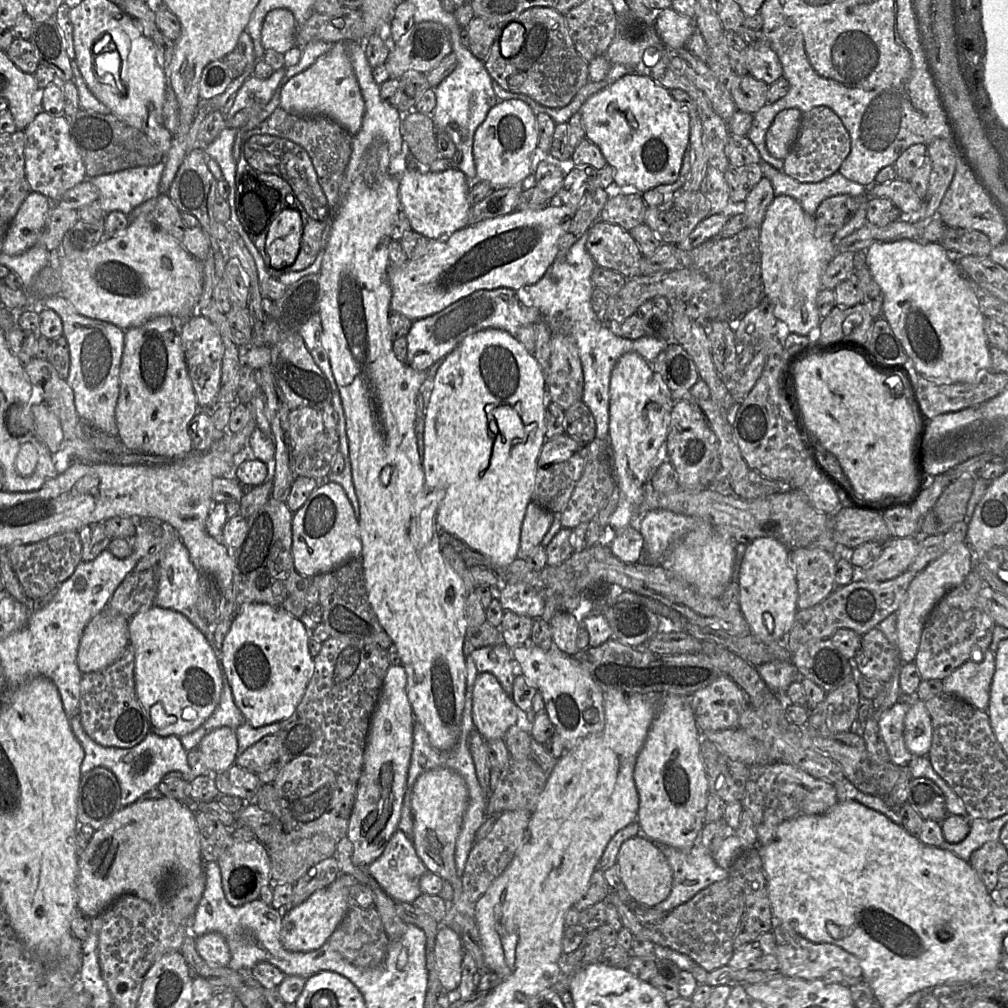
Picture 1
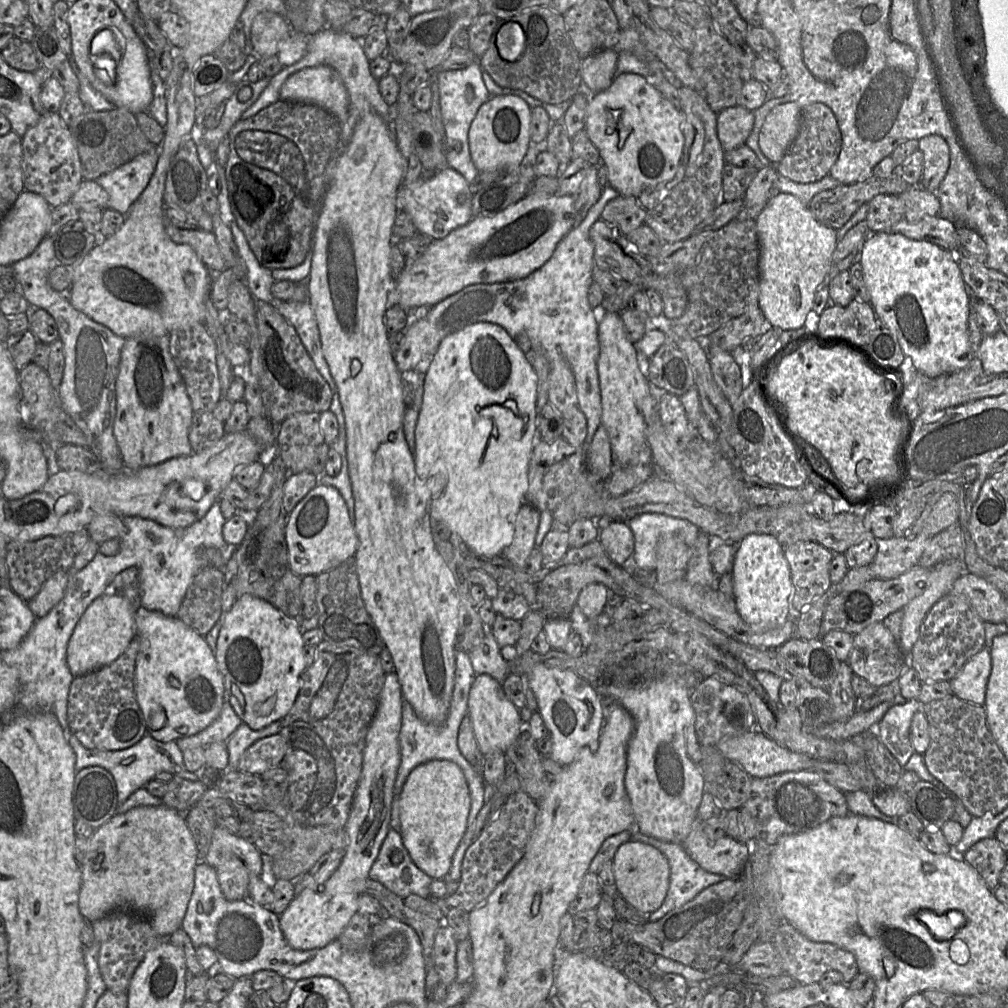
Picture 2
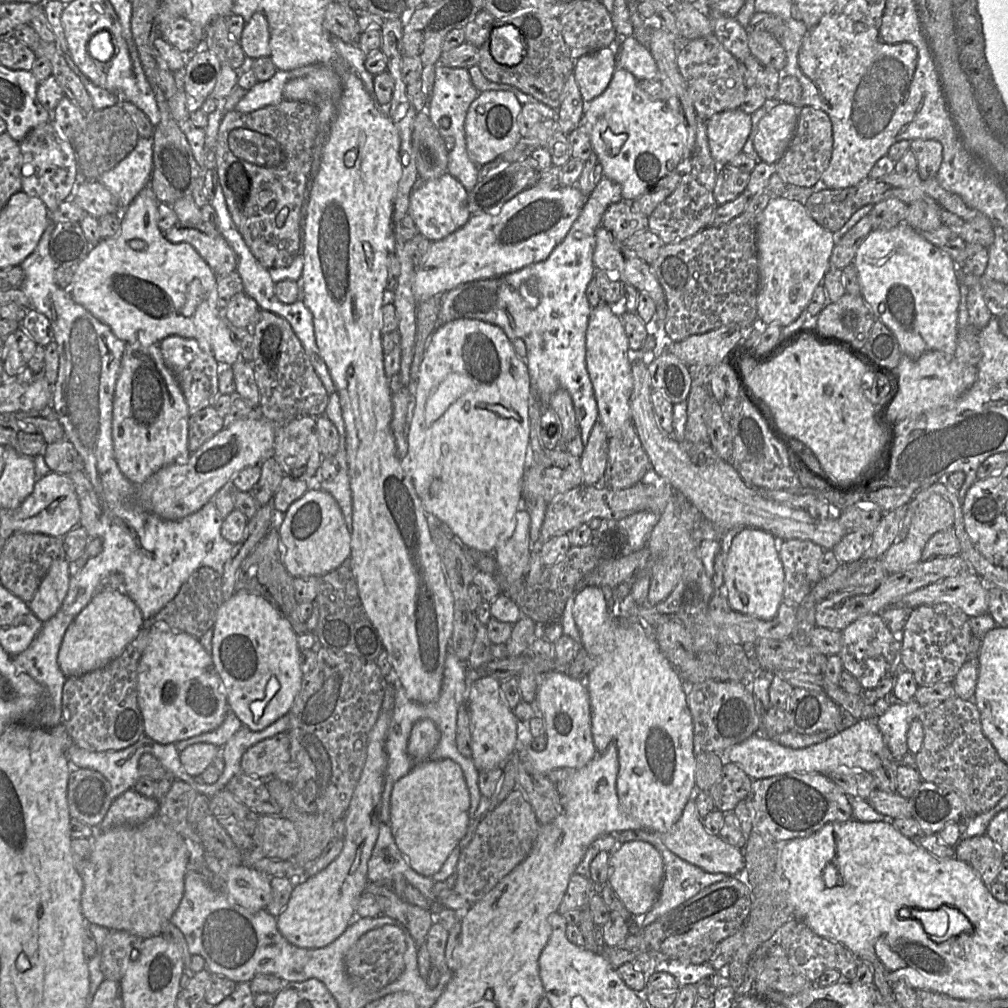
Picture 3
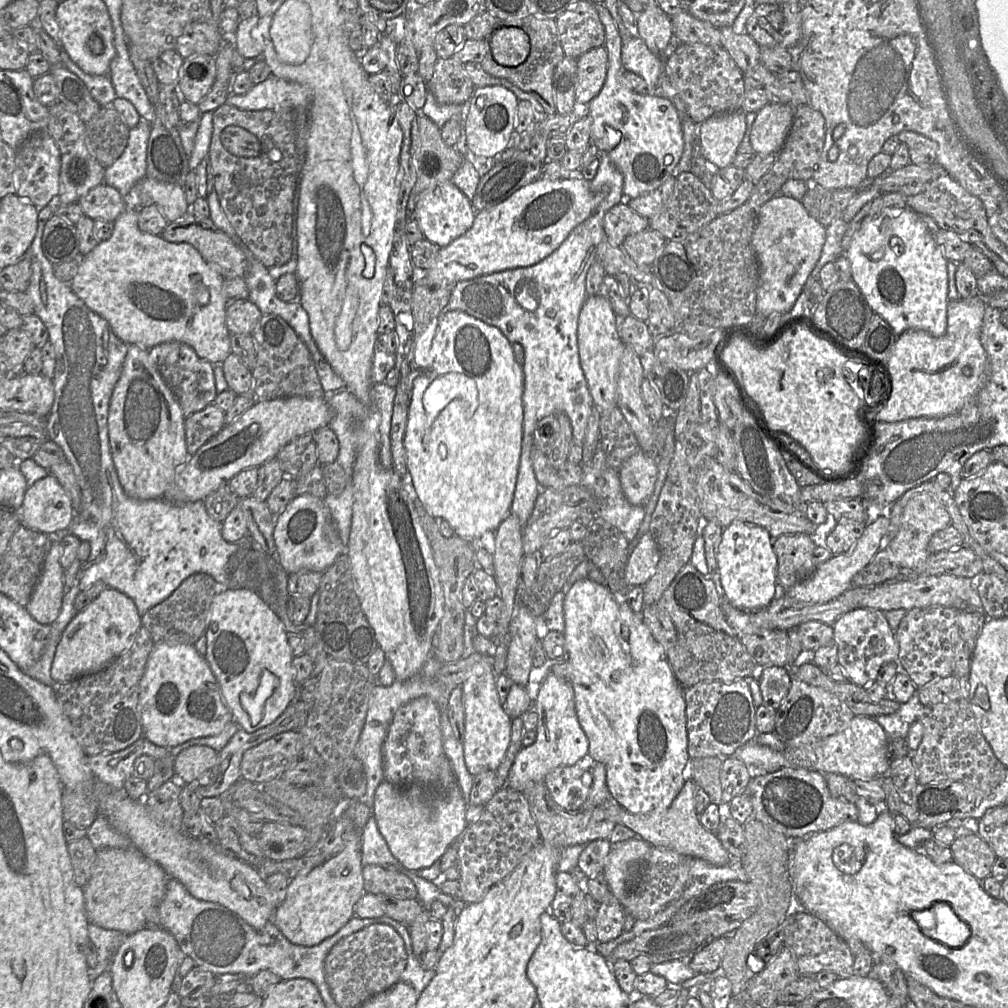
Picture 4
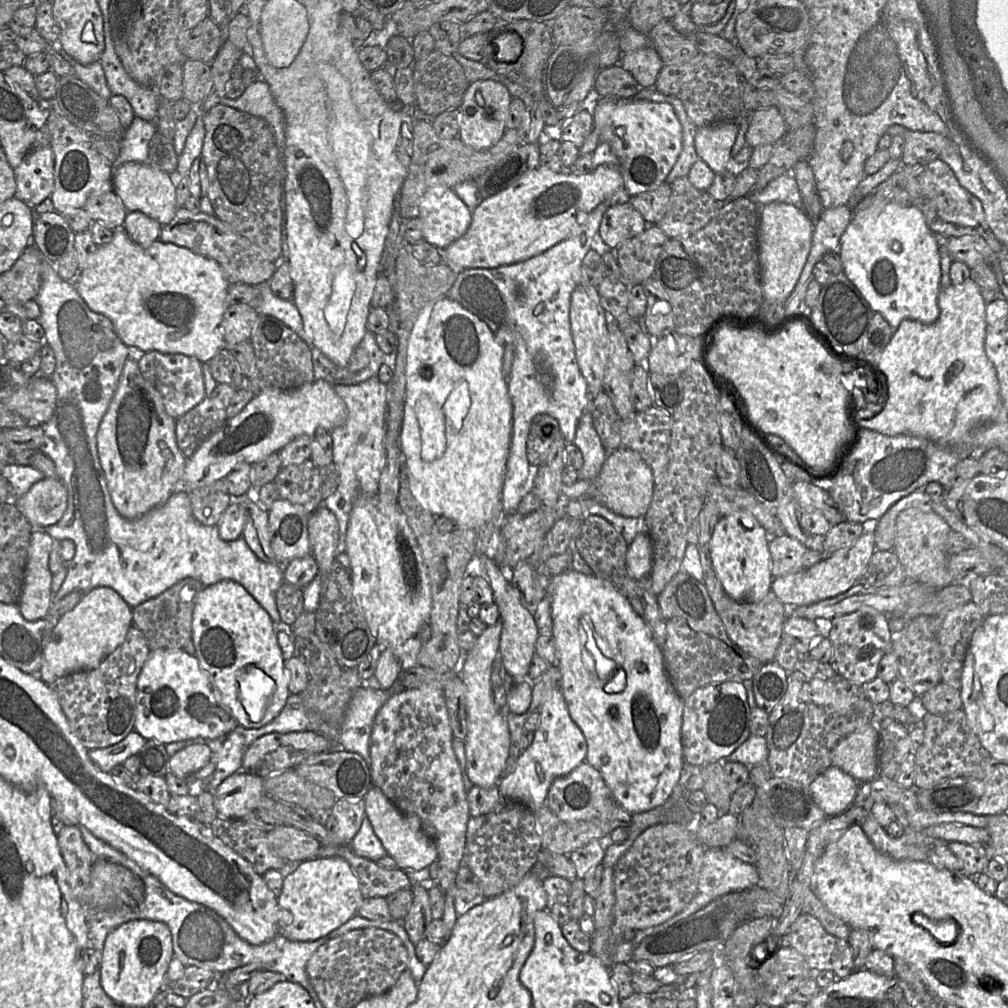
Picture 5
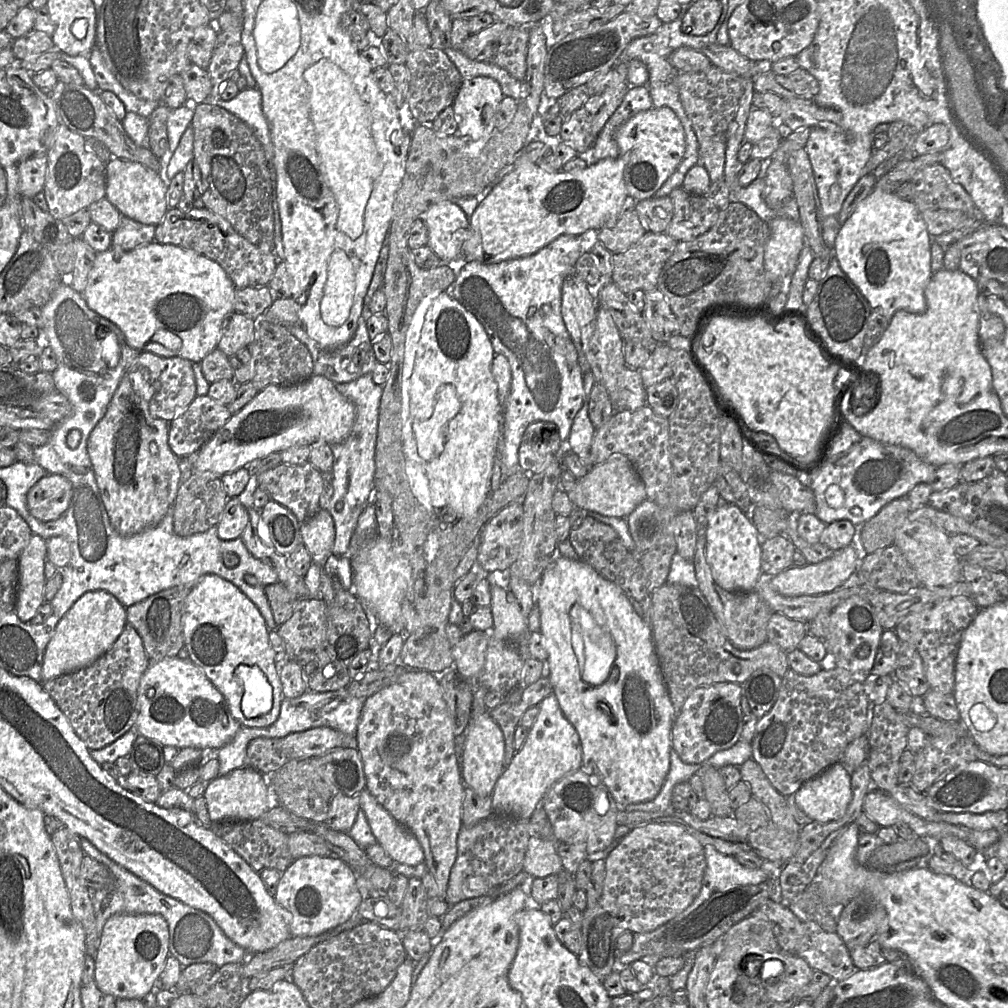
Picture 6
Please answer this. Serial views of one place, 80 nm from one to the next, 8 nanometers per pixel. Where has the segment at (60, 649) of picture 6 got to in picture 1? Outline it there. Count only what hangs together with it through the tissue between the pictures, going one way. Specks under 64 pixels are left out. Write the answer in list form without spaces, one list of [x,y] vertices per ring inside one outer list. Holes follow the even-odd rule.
[[[105,611],[86,625],[78,648],[82,674],[101,670],[118,660],[129,645],[129,620]]]

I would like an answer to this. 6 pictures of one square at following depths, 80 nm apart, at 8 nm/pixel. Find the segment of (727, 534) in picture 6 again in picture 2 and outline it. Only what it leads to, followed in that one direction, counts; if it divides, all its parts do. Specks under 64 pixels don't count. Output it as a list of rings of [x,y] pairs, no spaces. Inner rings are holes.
[[[750,534],[737,542],[732,579],[736,608],[757,633],[781,627],[788,619],[792,581],[785,546],[769,534]]]

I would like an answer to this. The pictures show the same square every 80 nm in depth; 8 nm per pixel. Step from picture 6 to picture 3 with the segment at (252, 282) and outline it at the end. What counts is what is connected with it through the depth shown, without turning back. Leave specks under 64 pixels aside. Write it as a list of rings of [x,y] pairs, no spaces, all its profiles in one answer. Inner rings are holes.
[[[206,221],[178,222],[164,236],[173,244],[190,244],[217,276],[228,275],[237,269],[233,249],[219,230]]]

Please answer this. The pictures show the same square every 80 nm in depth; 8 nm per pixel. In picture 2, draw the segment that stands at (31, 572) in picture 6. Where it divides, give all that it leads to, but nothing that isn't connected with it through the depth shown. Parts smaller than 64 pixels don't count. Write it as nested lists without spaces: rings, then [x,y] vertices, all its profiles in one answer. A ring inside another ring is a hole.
[[[59,571],[53,574],[42,586],[39,593],[28,606],[37,617],[44,617],[64,597],[70,571]]]

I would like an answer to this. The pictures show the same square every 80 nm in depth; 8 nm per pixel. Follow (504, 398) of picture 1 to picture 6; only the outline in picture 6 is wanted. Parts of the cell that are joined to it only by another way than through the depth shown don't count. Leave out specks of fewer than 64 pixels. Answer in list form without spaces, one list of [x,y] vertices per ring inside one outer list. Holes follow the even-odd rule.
[[[434,291],[421,300],[406,332],[403,370],[402,445],[405,457],[405,471],[410,488],[418,501],[429,511],[448,506],[454,509],[460,518],[473,516],[490,494],[490,478],[495,459],[498,456],[498,442],[502,430],[502,406],[498,396],[497,383],[491,372],[495,356],[496,353],[492,342],[483,325],[449,291]]]

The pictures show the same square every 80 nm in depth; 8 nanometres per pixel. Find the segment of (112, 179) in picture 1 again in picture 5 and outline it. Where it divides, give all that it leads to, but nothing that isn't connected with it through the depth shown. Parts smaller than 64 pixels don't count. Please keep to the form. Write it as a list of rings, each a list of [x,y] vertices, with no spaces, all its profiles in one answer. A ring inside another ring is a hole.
[[[137,117],[126,128],[118,158],[113,163],[113,170],[125,163],[146,163],[149,142],[156,133],[155,121],[148,122]]]

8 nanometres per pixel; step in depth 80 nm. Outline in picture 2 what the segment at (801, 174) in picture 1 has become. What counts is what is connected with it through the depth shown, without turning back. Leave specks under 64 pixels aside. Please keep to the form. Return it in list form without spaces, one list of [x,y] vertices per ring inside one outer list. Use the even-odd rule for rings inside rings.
[[[814,103],[801,110],[799,131],[783,159],[776,164],[776,172],[798,183],[817,182],[829,175],[842,147],[842,136],[832,110],[823,103]]]

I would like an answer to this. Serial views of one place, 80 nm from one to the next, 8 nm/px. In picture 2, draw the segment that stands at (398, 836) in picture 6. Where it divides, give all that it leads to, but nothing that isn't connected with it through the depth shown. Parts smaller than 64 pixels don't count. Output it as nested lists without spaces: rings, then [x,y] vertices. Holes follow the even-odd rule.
[[[430,760],[415,767],[400,794],[400,834],[415,865],[433,879],[443,879],[463,838],[471,807],[462,769],[449,760]]]

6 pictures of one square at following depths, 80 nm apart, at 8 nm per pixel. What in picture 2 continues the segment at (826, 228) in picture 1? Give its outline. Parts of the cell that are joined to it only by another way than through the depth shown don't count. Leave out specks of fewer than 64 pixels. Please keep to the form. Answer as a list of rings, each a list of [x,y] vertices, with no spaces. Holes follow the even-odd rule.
[[[897,170],[885,178],[871,176],[869,179],[862,182],[850,185],[841,184],[836,188],[817,193],[811,199],[808,209],[818,222],[828,228],[839,230],[854,215],[862,204],[868,203],[879,194],[900,195],[908,187],[910,187],[910,184],[905,181],[901,173]]]

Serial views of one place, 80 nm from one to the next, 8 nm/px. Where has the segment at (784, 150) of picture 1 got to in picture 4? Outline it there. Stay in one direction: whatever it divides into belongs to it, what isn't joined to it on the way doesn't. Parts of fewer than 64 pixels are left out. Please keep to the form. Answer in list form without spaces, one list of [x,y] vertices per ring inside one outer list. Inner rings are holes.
[[[768,103],[757,112],[750,132],[750,143],[756,154],[778,154],[794,119],[790,104]]]

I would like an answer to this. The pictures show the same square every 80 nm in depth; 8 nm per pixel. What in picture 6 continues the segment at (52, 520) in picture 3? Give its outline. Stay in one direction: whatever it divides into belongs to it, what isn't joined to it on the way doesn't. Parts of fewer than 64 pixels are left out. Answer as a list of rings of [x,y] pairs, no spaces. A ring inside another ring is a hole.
[[[47,474],[27,494],[27,508],[36,519],[48,522],[61,517],[68,509],[72,486],[59,474]]]

